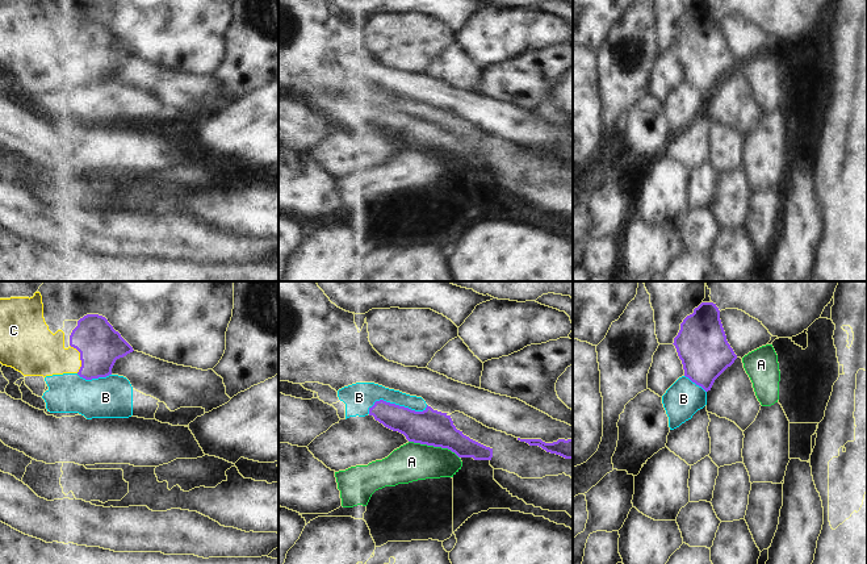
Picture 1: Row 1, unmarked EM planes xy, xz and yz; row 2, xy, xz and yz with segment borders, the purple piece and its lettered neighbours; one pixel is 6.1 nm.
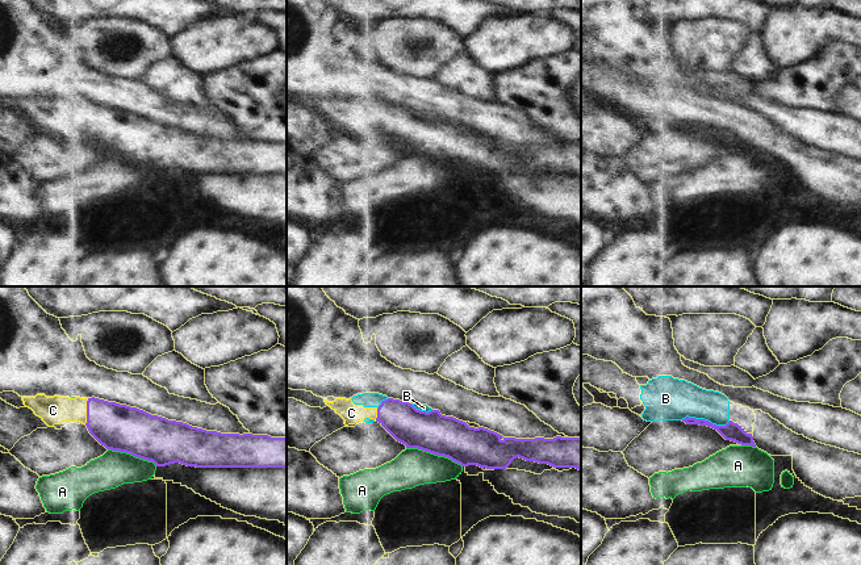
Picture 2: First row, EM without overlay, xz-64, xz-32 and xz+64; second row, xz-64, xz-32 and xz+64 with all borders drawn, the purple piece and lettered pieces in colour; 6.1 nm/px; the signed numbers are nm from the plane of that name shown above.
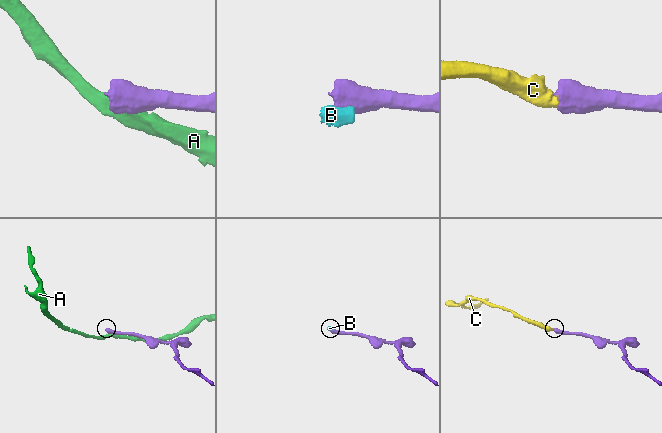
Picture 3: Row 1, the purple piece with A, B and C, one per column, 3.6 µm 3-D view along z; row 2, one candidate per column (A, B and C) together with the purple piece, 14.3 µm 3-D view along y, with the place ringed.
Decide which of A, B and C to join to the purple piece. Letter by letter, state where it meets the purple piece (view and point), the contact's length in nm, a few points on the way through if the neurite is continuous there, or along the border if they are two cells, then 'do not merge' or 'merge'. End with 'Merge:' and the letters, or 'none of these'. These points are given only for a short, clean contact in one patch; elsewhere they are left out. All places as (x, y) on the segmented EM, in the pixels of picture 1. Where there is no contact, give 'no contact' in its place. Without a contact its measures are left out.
A: xz (434, 446) | 320 nm | do not merge
B: xz (396, 405) | 380 nm | along xz (427, 405), (422, 410), (411, 410), (377, 400), (368, 413) | do not merge
C: xy (80, 358) | 180 nm | across xy (99, 343), (80, 358), (50, 358), (41, 352) | merge
Merge: C

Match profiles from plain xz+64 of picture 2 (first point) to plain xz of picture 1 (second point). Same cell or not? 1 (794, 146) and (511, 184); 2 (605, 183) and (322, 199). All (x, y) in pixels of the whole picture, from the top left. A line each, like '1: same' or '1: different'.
1: different
2: same

